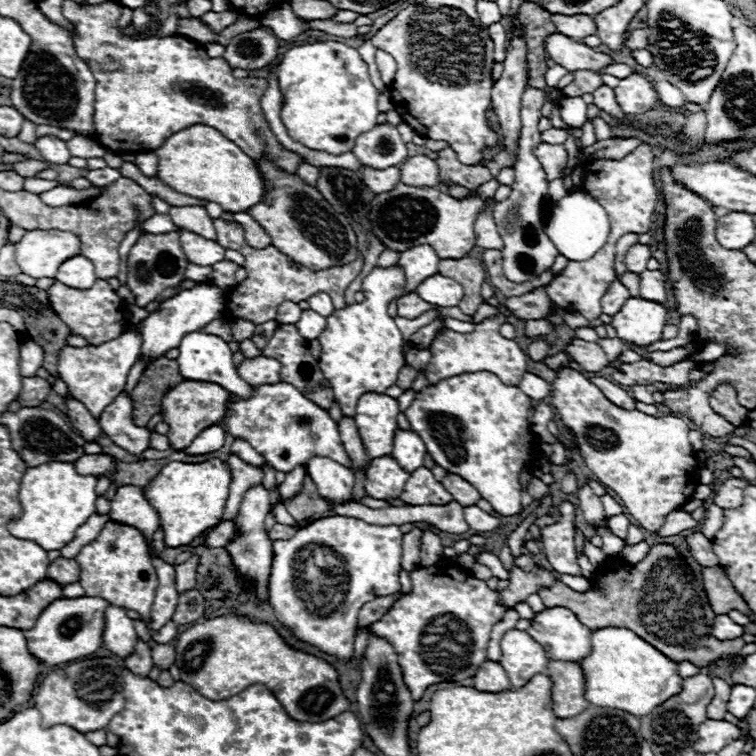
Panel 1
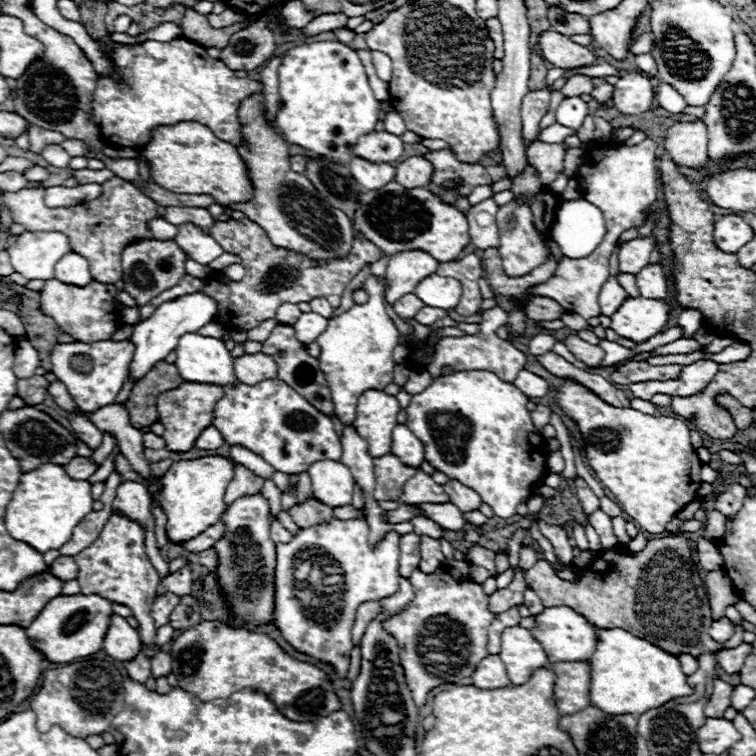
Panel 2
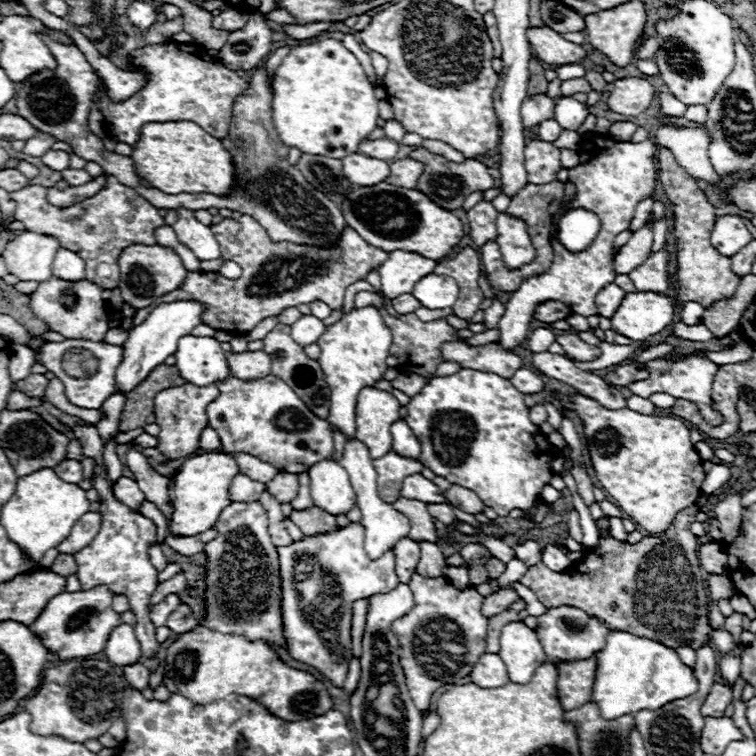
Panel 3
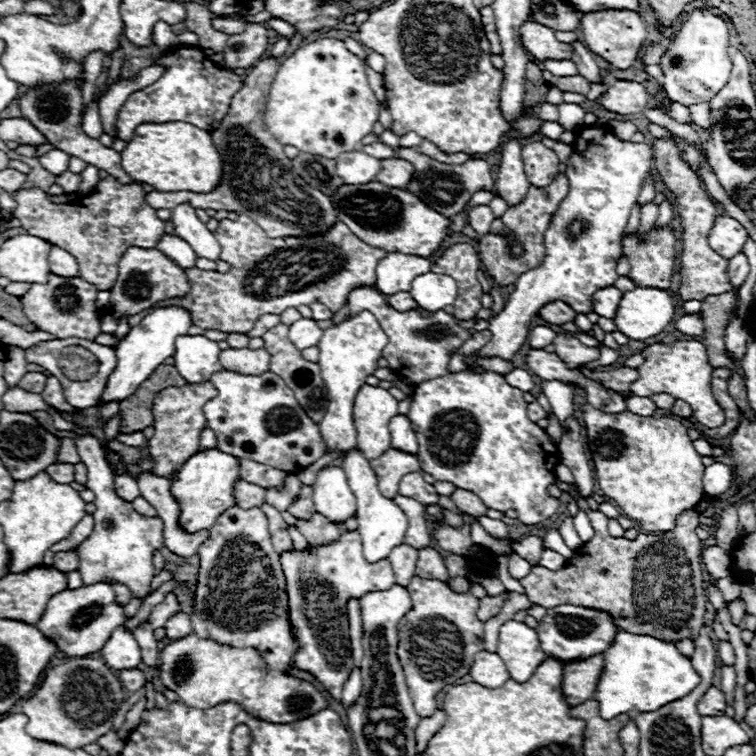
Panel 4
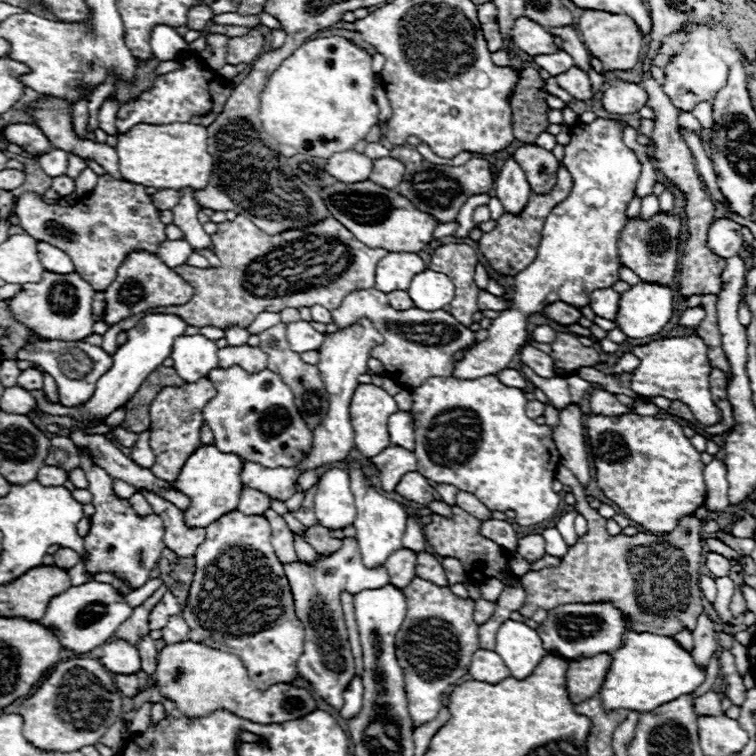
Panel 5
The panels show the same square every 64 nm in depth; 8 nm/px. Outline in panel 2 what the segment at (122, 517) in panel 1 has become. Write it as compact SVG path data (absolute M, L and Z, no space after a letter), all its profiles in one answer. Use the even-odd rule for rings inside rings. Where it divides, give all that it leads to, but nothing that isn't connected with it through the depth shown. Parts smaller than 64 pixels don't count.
M122 482L116 490L116 498L112 502L112 512L118 512L134 522L138 522L140 526L144 526L146 530L146 554L152 562L152 566L156 568L156 572L160 574L160 578L164 580L170 572L168 572L168 562L164 562L164 558L160 556L160 548L156 546L156 538L154 538L154 516L152 516L152 500L148 490L138 484L138 482ZM162 562L166 566L162 566ZM166 592L162 596L156 596L154 604L152 604L152 618L154 618L154 626L160 628L164 624L168 624L172 610L176 608L176 604L180 604L180 596Z

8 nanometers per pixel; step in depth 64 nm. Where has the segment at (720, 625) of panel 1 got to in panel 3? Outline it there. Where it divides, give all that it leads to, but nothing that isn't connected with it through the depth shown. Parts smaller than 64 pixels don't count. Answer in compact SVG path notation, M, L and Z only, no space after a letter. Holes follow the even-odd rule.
M712 628L712 630L710 630L710 634L712 634L712 642L714 642L714 648L716 648L720 654L728 652L730 648L734 648L734 642L732 642L732 634L730 634L726 628L720 628L720 630Z

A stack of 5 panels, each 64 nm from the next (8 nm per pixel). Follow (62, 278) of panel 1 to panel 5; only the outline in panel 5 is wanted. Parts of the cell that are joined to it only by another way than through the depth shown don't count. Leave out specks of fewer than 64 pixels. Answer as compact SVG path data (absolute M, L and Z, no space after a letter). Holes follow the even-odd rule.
M40 242L40 260L44 260L44 268L48 272L56 272L56 274L70 274L74 272L74 264L68 258L68 254L64 254L60 248L50 246L46 242Z

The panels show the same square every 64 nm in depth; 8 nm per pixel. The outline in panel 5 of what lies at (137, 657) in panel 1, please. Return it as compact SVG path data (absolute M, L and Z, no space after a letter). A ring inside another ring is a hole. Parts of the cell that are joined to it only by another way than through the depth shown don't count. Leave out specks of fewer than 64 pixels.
M114 674L116 684L120 684L120 692L124 696L134 696L138 692L138 674Z

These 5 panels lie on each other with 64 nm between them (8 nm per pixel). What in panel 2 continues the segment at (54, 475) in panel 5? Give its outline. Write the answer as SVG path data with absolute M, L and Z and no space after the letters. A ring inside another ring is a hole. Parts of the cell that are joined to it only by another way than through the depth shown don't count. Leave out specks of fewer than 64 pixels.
M78 456L78 458L70 460L68 464L64 464L64 468L66 468L66 472L68 472L70 476L76 476L76 480L86 480L88 476L92 476L92 474L98 470L98 464L92 462L90 458Z

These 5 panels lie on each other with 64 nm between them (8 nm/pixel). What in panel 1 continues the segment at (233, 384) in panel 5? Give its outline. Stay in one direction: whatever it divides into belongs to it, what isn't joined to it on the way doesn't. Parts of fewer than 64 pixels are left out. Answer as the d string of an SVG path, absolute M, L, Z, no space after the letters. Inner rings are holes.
M278 382L256 386L256 396L252 396L252 400L240 400L238 396L232 396L222 424L234 438L244 436L244 440L248 440L256 448L256 452L260 452L280 472L290 472L298 464L306 464L312 456L318 454L330 456L346 468L352 468L352 462L342 446L336 422L330 418L328 410L308 400L292 384Z

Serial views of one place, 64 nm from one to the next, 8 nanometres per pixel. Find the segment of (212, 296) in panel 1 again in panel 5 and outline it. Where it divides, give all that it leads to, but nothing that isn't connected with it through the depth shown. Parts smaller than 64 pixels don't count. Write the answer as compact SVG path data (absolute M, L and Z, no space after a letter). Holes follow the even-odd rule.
M148 314L148 316L144 316L132 330L128 330L126 344L118 346L118 350L114 352L114 366L98 382L92 400L88 400L88 404L82 404L80 408L68 408L68 406L62 406L62 404L50 404L50 402L44 400L44 392L42 390L40 392L32 392L32 396L38 400L40 410L44 410L46 414L76 416L76 418L102 418L104 420L116 408L126 404L136 394L140 384L148 378L148 374L152 374L170 356L174 338L182 336L186 328L188 328L188 324L176 314Z

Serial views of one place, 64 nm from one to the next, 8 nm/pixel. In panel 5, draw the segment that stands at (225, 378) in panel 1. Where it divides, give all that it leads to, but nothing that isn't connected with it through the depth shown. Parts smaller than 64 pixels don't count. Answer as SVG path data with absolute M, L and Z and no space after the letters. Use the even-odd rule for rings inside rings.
M202 334L196 336L178 336L174 340L172 360L178 376L186 382L196 382L206 378L212 368L218 368L218 346L216 342L204 338Z

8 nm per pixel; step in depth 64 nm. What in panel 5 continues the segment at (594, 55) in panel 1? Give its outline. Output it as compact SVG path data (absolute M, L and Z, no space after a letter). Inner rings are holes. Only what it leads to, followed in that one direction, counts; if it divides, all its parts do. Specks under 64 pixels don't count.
M528 18L516 20L516 24L512 28L512 40L514 40L516 48L520 48L522 52L526 52L530 56L556 54L562 50L558 44L554 44L554 36L546 28L542 28L540 24L536 24Z

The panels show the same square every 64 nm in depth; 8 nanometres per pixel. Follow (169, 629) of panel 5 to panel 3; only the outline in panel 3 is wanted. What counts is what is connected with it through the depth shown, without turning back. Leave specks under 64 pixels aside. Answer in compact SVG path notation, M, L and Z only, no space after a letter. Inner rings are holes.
M180 604L180 608L176 608L176 612L172 612L172 616L168 616L166 626L174 634L184 634L184 632L190 632L192 628L196 628L198 620L196 620L196 616L188 604Z

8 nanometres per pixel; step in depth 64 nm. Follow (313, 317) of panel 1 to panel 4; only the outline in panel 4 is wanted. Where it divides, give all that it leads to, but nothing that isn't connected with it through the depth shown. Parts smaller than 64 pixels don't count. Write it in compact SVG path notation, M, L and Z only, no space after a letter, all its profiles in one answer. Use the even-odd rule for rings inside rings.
M300 318L298 322L290 324L290 332L288 332L292 344L296 344L300 350L316 346L322 338L322 330L318 328L314 318Z

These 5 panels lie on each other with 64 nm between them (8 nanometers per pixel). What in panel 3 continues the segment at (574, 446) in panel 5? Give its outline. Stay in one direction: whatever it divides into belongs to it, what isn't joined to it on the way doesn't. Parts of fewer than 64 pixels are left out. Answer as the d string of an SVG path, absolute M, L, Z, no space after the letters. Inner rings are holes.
M572 466L572 474L574 474L574 480L576 480L576 486L578 486L578 494L582 496L582 500L586 502L586 506L592 506L596 502L594 494L592 494L592 480L588 476L588 472L584 468L578 468L578 466Z

